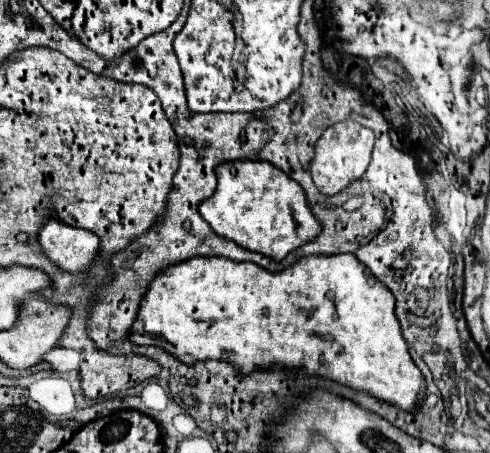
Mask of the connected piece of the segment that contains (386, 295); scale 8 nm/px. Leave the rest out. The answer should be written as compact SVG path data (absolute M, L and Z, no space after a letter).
M333 254L333 256L307 256L303 260L299 260L295 266L283 270L283 272L277 272L277 274L271 274L267 270L263 270L261 266L257 264L251 264L251 262L233 262L229 258L191 258L187 262L181 262L181 264L175 264L171 268L167 268L163 274L157 276L157 280L149 286L145 298L143 298L143 304L139 308L139 314L137 314L137 320L133 322L133 328L131 328L131 338L135 344L151 344L151 346L159 346L163 350L167 350L169 354L173 354L175 358L179 358L183 364L197 364L197 362L205 362L205 360L225 360L229 362L239 374L247 376L247 374L253 374L255 370L261 372L261 370L269 370L271 366L279 366L279 368L289 368L289 370L303 370L305 374L311 374L311 376L319 376L319 378L325 378L325 380L335 380L339 384L345 384L353 390L359 390L359 392L365 392L381 402L387 402L387 404L393 404L405 412L411 412L411 414L417 414L419 410L419 400L421 400L421 392L425 392L425 378L421 374L421 370L415 366L411 354L409 354L409 348L407 348L407 342L401 334L401 324L399 324L399 318L395 314L395 298L391 294L389 288L385 288L373 274L367 266L363 266L353 254Z

